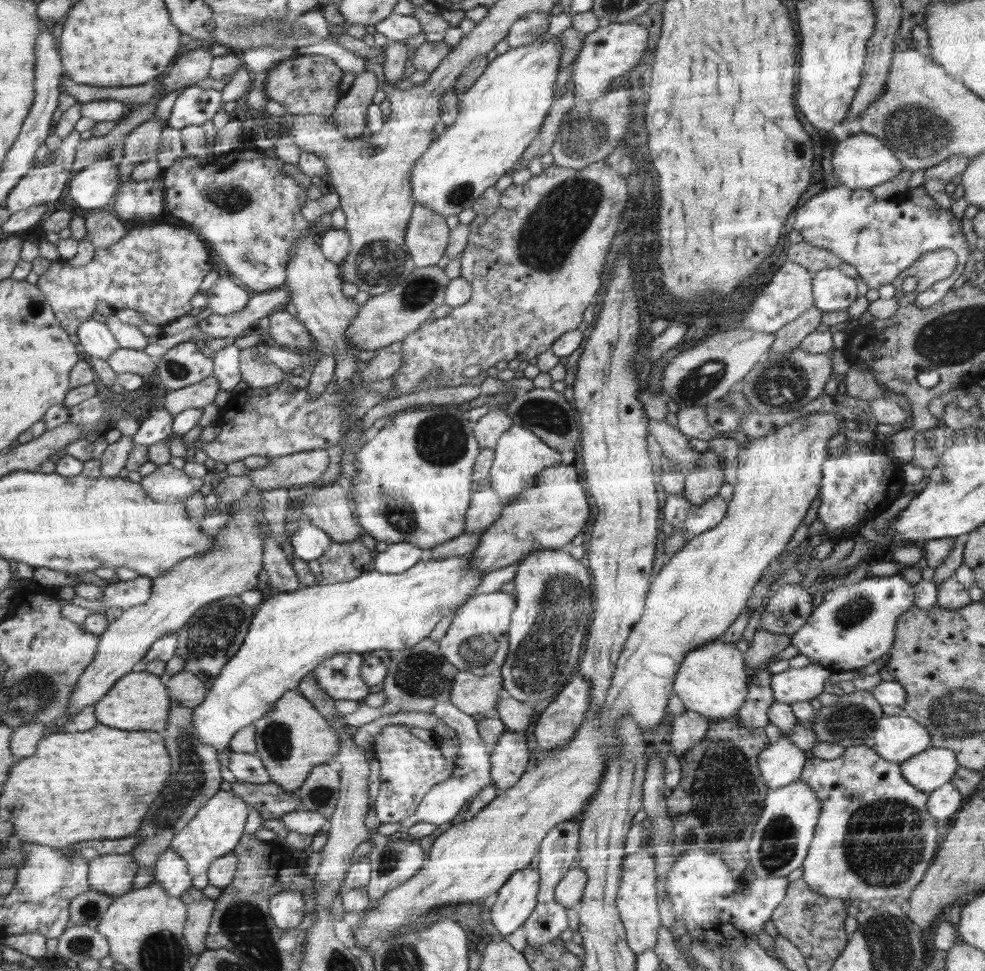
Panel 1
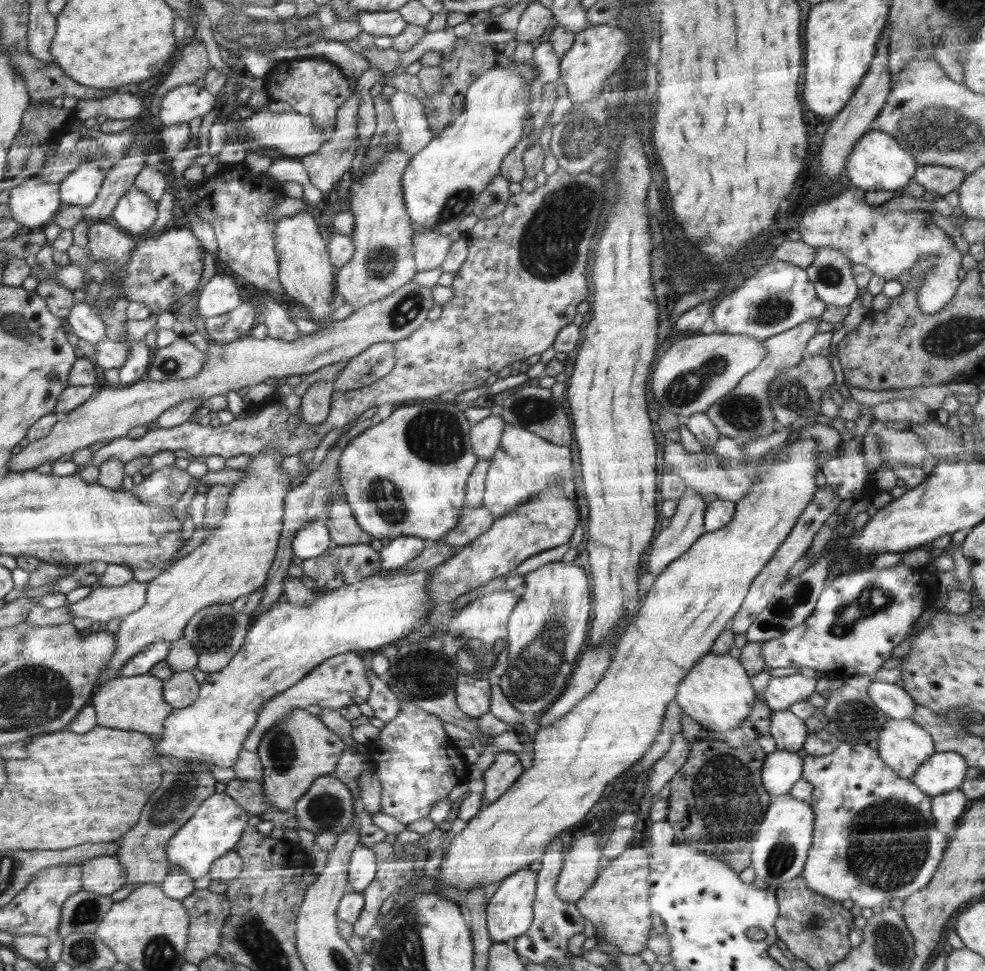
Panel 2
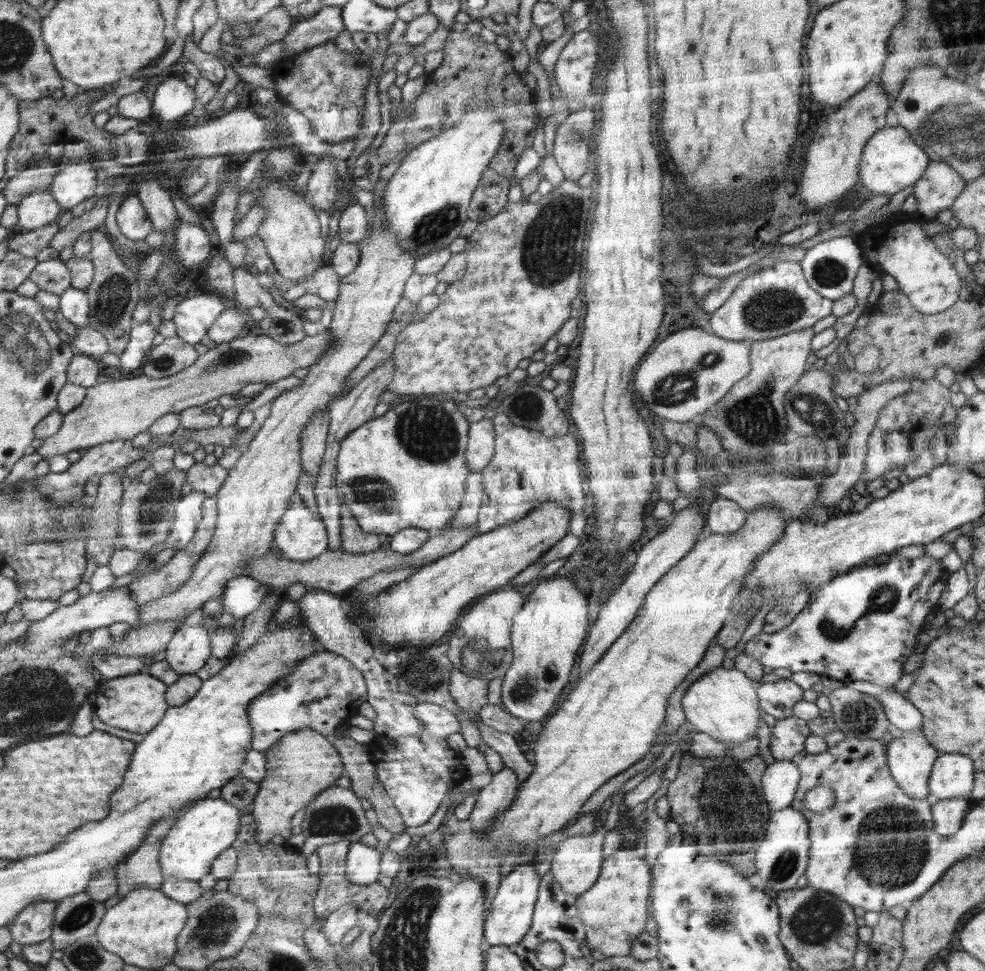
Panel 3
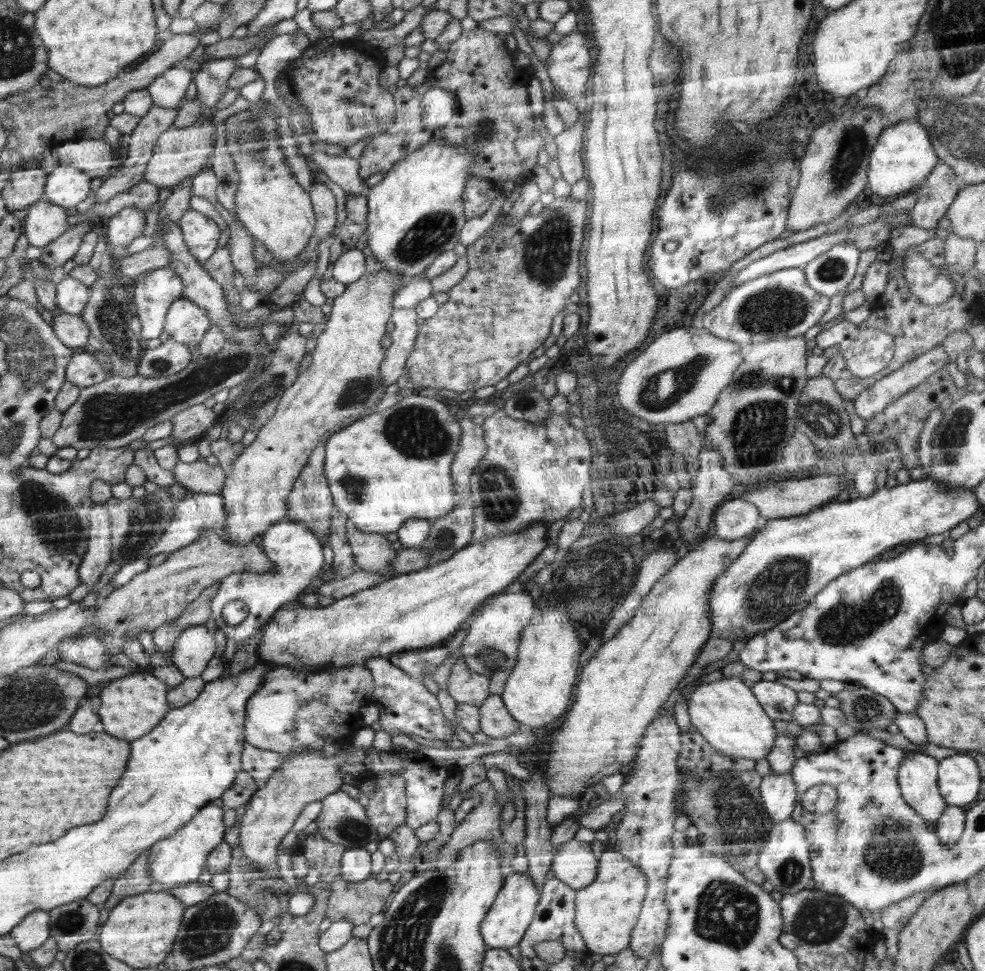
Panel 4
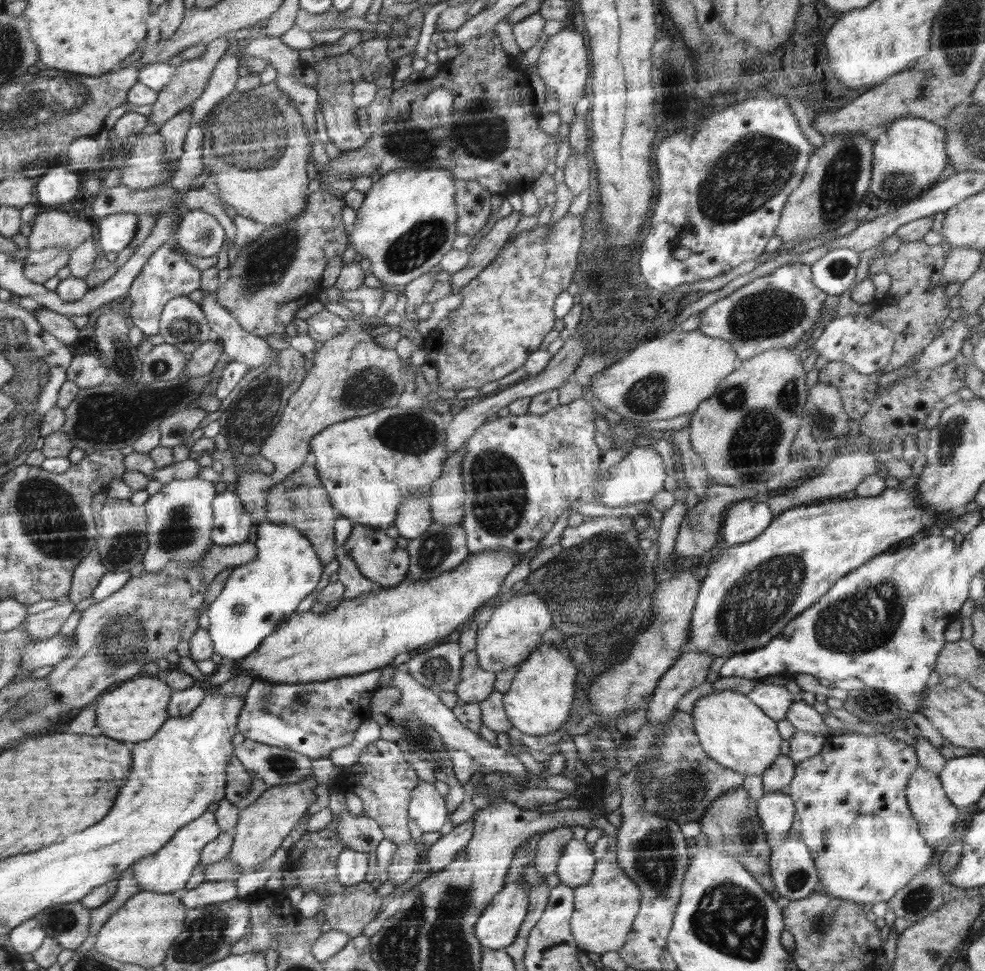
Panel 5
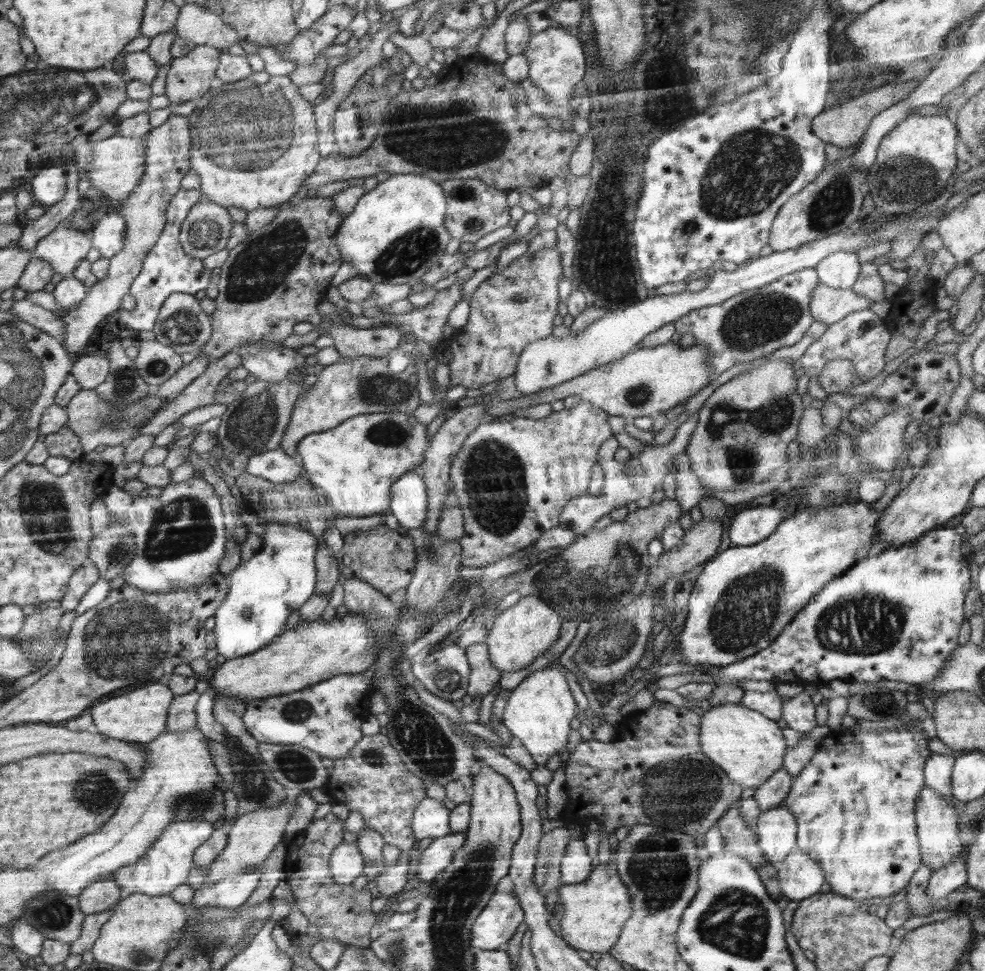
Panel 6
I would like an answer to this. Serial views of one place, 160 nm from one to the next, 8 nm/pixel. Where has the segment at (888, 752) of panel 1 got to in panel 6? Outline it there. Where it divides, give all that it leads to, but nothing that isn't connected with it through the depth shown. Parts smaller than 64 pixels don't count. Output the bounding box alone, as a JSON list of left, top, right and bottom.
[916,786,966,872]

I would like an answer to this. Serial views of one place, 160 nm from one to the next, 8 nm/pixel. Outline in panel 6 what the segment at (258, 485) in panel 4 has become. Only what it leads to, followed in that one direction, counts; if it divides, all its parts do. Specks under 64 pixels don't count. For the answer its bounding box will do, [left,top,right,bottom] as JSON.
[279,352,418,456]

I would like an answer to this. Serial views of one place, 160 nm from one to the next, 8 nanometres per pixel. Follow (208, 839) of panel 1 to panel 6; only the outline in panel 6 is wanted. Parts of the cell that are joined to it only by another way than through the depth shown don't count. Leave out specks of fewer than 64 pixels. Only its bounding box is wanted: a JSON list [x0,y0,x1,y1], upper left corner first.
[115,820,215,897]

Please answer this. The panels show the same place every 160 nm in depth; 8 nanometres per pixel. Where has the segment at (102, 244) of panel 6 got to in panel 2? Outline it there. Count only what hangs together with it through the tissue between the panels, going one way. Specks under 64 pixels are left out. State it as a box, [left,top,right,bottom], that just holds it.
[110,185,157,238]

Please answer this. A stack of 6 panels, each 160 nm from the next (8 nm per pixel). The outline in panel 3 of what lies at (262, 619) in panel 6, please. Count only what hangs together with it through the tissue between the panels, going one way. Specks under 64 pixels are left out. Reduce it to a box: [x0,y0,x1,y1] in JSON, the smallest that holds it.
[223,498,329,620]

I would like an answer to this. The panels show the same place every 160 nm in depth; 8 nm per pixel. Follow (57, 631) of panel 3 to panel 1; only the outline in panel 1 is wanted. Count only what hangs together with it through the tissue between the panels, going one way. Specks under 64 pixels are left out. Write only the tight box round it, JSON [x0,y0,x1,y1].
[91,575,153,611]

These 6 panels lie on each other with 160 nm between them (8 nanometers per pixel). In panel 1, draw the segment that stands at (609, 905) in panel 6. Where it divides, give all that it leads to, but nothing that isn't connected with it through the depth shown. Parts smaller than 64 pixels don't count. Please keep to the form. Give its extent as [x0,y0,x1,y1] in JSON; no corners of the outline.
[617,848,660,955]

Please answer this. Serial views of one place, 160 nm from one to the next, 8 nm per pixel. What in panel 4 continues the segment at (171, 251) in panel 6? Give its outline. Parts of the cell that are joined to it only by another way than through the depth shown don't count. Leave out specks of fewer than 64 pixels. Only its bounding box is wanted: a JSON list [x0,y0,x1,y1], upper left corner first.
[133,266,185,339]

